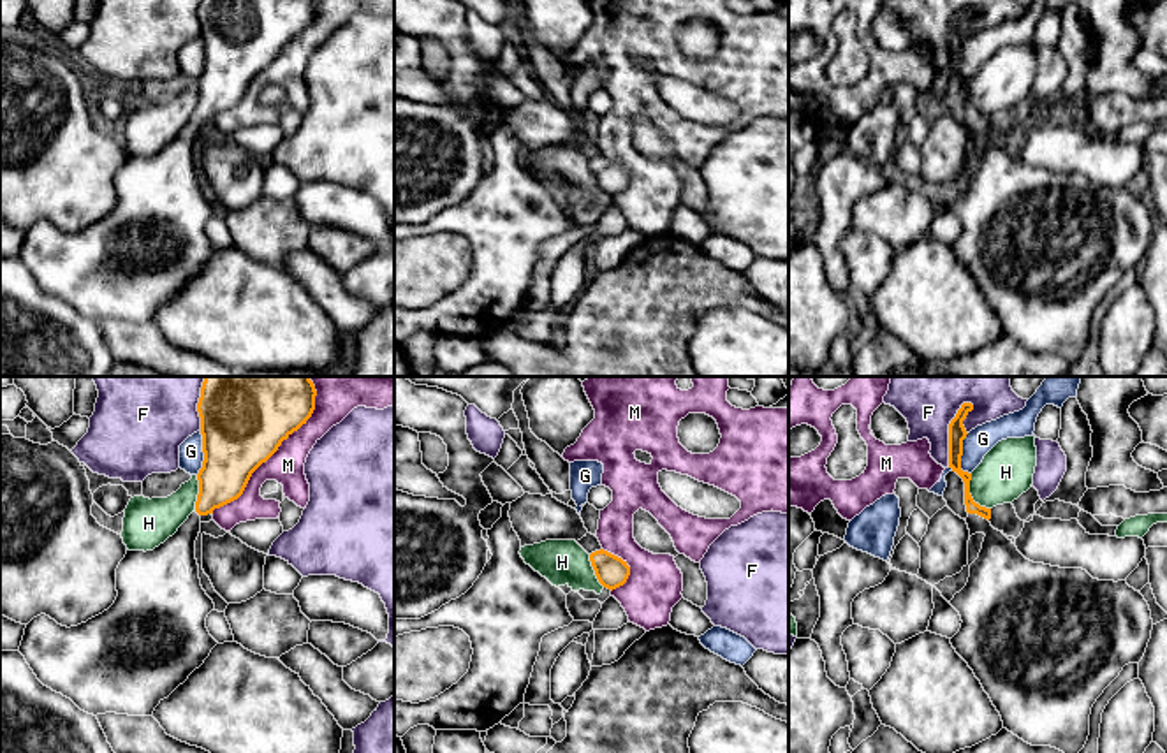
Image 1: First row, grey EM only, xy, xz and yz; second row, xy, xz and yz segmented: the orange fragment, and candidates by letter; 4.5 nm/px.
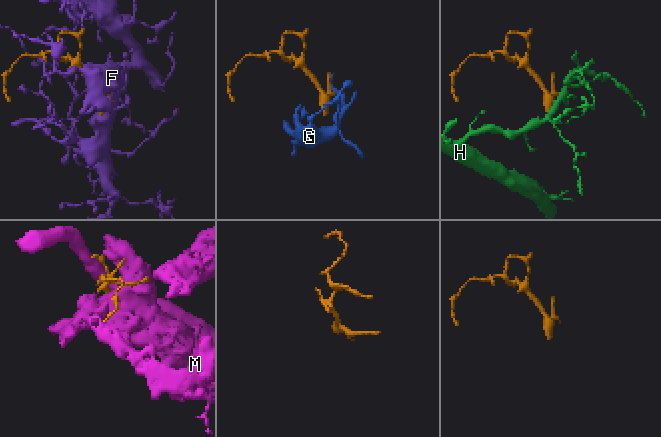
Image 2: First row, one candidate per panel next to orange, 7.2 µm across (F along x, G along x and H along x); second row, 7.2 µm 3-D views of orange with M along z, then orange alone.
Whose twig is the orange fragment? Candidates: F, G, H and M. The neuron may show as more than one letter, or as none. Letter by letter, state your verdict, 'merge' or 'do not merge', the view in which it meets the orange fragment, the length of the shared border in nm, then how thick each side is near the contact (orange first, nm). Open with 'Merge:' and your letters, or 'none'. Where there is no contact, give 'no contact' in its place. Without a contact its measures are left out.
Merge: none
F: do not merge | yz | 320 nm | 80/360 nm
G: do not merge | yz | 190 nm | 80/120 nm
H: do not merge | yz | 190 nm | 60/240 nm
M: do not merge | xy | 800 nm | 460/160 nm

